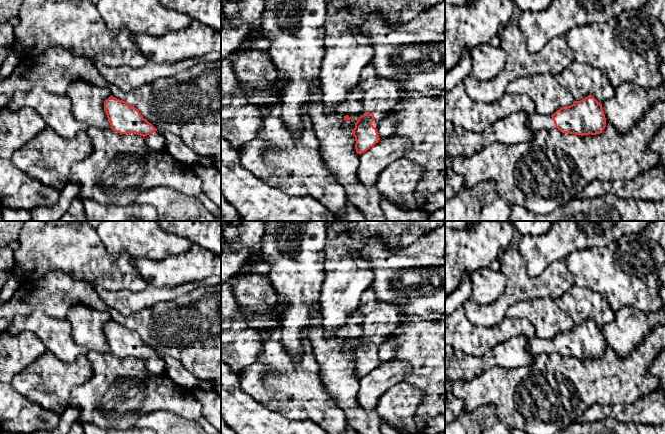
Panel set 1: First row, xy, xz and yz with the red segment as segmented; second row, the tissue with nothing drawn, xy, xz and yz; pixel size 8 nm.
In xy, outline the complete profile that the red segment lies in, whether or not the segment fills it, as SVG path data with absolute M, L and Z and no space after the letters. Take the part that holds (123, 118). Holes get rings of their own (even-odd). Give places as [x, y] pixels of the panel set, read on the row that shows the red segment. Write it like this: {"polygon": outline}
{"polygon": "M112 95L104 102L104 111L111 129L120 134L134 133L143 136L153 151L165 150L163 135L134 107Z"}

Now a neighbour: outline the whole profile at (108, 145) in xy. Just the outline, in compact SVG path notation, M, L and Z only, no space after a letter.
M85 127L92 141L93 151L85 159L74 162L70 168L69 182L81 185L79 198L93 199L103 205L127 206L135 204L135 199L143 191L165 186L185 195L203 195L203 182L192 166L175 160L166 150L151 150L143 136L120 134L109 129Z

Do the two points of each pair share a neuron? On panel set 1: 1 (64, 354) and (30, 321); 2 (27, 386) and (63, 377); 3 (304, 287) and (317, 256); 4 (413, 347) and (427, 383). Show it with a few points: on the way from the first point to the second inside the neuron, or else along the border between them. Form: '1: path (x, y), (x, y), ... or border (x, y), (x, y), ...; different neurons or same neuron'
1: path (59, 345), (39, 325); same neuron
2: path (36, 383), (48, 382), (54, 379); same neuron
3: path (304, 279), (304, 269), (309, 264); same neuron
4: path (422, 356), (427, 361), (427, 374); same neuron

